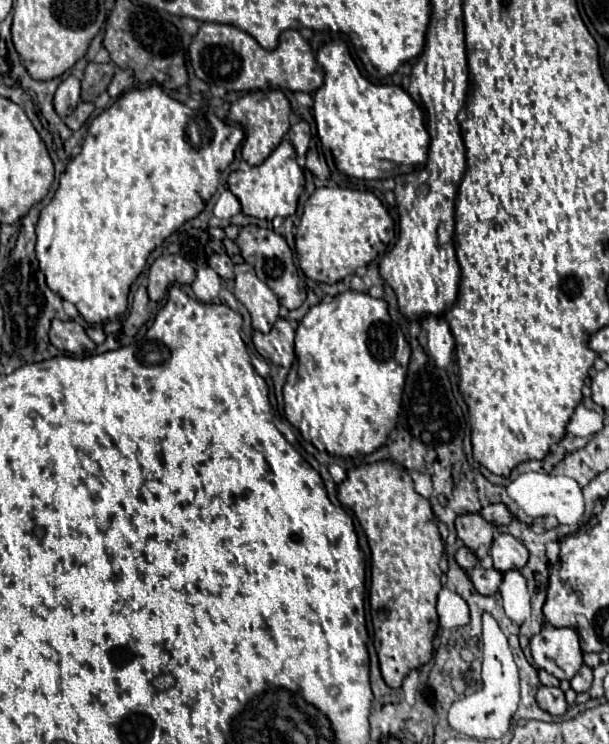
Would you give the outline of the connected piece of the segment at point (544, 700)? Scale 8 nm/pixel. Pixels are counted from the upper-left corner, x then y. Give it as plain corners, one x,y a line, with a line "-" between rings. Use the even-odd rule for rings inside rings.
541,686
537,690
537,704
541,710
553,714
553,716
563,716
567,712
567,702
565,702
565,694
561,688
553,688
553,686

